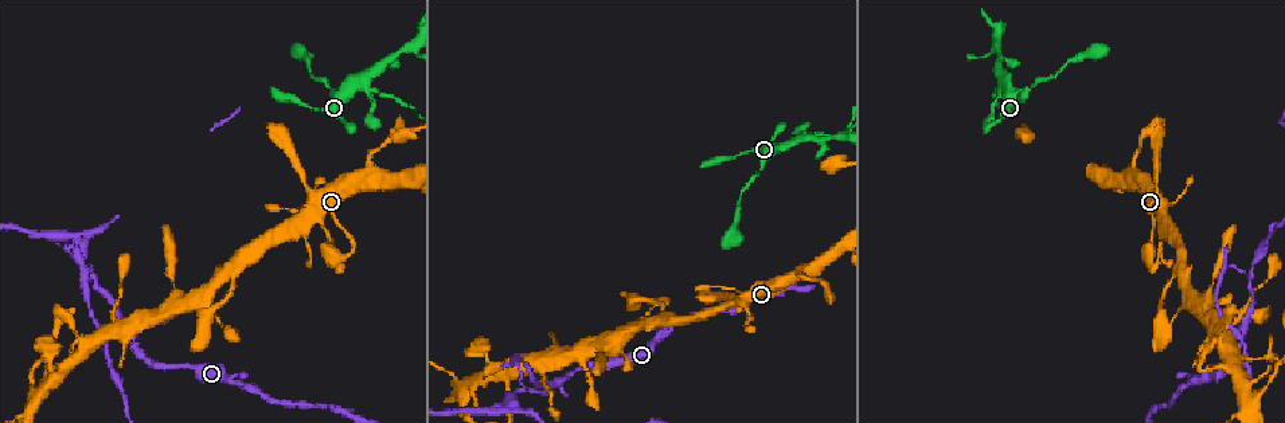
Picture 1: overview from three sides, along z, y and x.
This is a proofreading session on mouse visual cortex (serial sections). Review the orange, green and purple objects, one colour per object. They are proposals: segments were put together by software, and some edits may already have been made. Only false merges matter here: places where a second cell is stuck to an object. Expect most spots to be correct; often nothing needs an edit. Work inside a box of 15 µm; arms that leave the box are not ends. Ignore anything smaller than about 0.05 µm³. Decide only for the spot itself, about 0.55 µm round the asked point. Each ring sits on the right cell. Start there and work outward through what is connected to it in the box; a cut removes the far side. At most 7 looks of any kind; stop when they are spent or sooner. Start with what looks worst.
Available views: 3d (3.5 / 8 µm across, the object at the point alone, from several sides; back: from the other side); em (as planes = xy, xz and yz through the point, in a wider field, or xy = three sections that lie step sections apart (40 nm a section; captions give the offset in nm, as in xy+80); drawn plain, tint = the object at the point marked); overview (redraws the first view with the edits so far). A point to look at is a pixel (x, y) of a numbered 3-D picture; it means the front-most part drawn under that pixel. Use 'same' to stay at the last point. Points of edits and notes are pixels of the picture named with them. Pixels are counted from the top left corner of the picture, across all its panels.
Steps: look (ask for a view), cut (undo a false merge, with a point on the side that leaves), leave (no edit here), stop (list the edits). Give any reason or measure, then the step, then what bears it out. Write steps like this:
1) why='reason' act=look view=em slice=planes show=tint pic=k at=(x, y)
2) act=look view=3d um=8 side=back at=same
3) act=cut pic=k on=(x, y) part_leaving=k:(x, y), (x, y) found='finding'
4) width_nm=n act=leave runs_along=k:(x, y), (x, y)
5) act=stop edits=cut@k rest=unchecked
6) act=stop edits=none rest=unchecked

why='three arms meet' act=look view=3d um=3.5 pic=1 at=(524, 388)

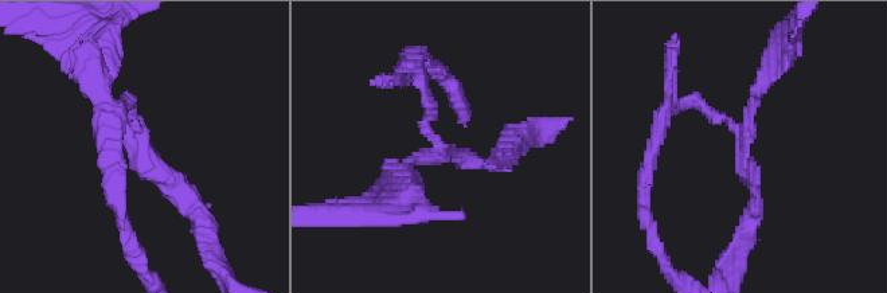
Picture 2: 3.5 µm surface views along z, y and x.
why='now the EM' act=look view=em slice=xy step=3 show=tint pic=2 at=(138, 135)

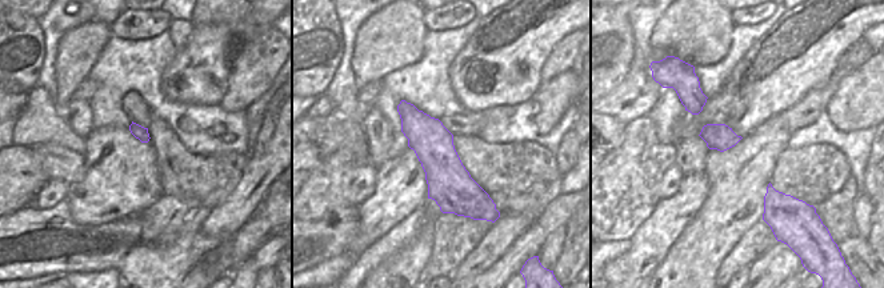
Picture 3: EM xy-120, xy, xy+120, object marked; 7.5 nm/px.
act=look view=em slice=xy step=1 show=tint at=same

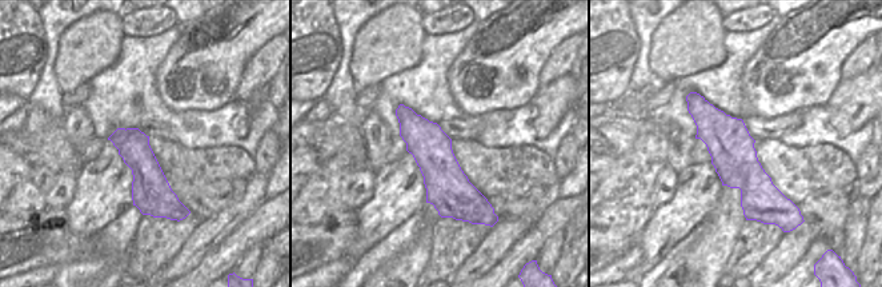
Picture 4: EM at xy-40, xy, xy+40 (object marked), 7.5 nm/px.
arms=3 act=cut pic=2 on=(429, 100) part_leaving=2:(436, 136), (410, 67), (418, 57) found='a second cell is stuck on'

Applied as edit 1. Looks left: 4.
why='looks like a crossing' act=look view=3d um=8 side=back pic=1 at=(788, 146)

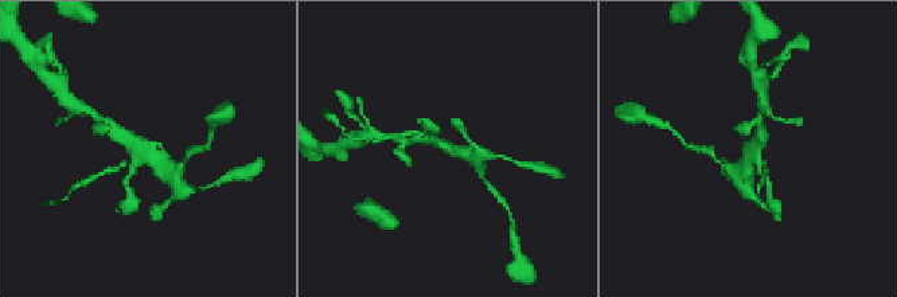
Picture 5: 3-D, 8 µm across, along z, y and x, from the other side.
act=look view=3d um=3.5 side=back pic=5 at=(146, 150)

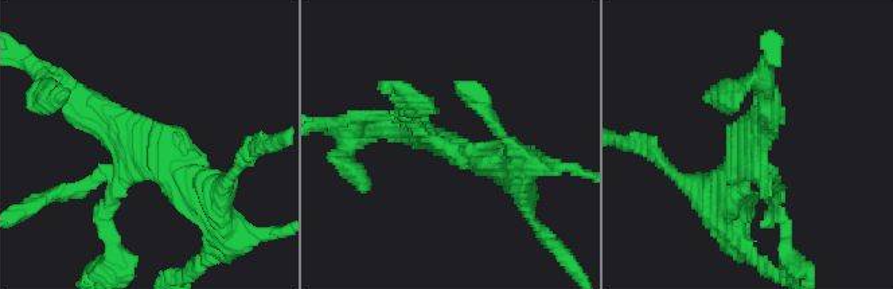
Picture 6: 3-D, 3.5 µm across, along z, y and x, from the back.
arms=4 arm_widths_nm=100,100,300,450 act=look view=em slice=xy step=5 show=tint pic=6 at=(748, 151)

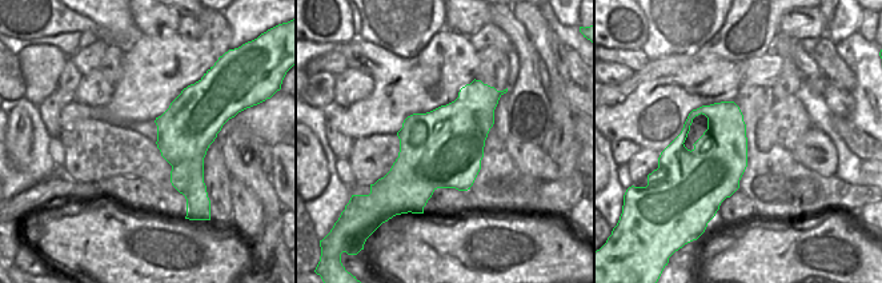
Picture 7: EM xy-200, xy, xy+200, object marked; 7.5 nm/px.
act=leave found='continuous, no second cell'

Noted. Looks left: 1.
act=stop edits=cut@2 rest=unchecked

